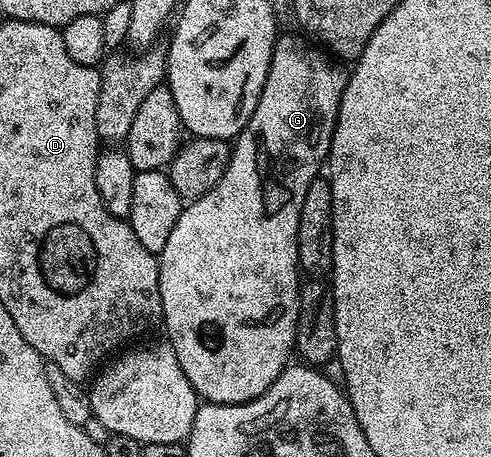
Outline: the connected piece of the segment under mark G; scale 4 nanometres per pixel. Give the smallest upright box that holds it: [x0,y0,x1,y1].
[159,34,347,403]

